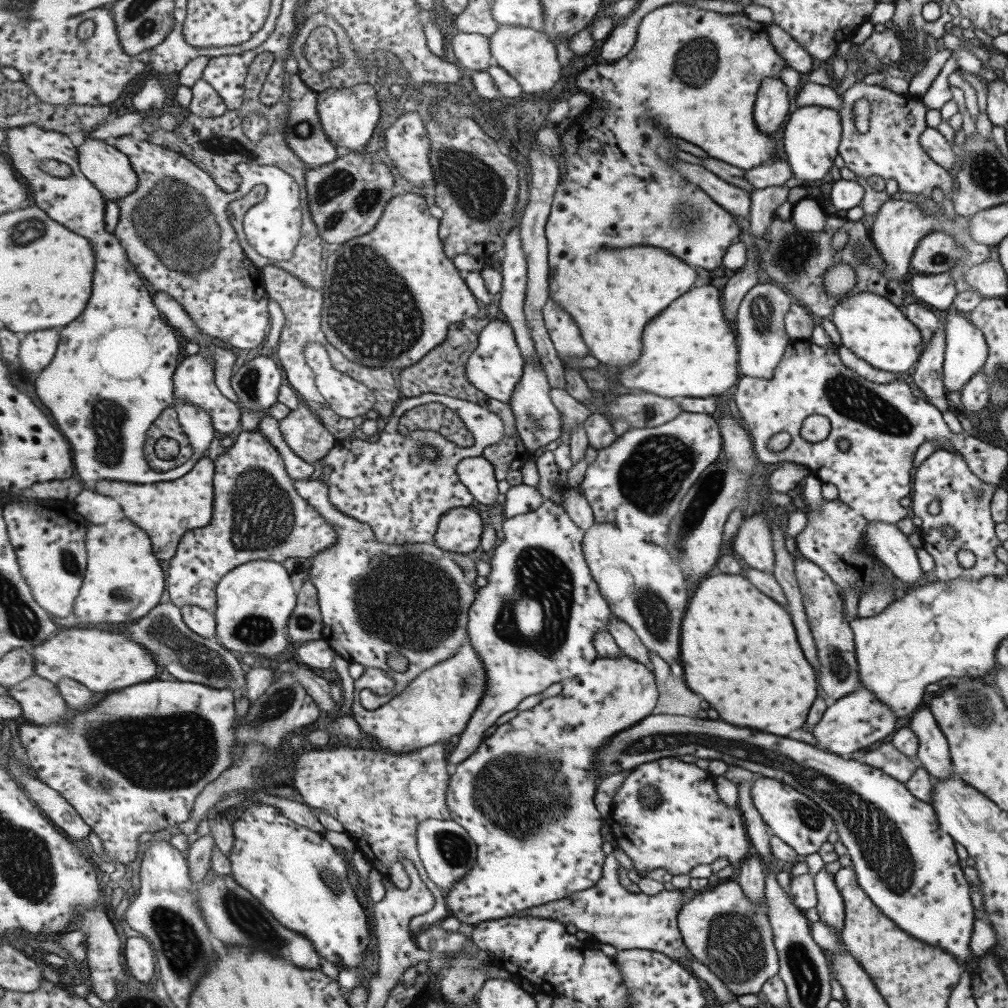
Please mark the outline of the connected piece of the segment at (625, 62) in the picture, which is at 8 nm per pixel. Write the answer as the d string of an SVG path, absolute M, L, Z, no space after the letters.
M682 3L665 4L651 12L647 12L641 20L639 20L639 27L637 33L637 42L633 50L613 62L605 64L593 65L585 67L578 75L579 88L581 92L587 93L595 99L601 99L605 102L604 105L593 103L588 106L577 118L574 118L572 125L568 128L568 132L561 140L561 146L565 151L566 158L566 173L553 196L553 206L551 206L551 214L549 223L546 226L547 250L549 250L549 278L551 274L555 274L555 270L571 270L571 266L575 266L575 262L583 262L583 266L589 266L589 258L595 256L595 252L599 250L607 250L607 248L627 248L627 246L657 246L663 250L671 250L673 254L679 254L683 262L690 263L691 266L699 267L699 270L715 270L722 266L722 258L724 250L728 244L733 244L741 238L739 224L733 220L732 215L721 206L715 204L700 188L691 184L688 180L683 180L680 174L675 172L672 164L667 160L671 160L673 156L667 154L667 142L665 138L661 138L663 133L657 131L655 124L659 124L675 138L681 138L689 144L699 146L703 152L707 152L707 156L711 158L719 158L728 165L736 166L737 168L749 170L756 166L761 166L769 162L775 154L775 142L771 135L765 136L755 128L753 116L751 116L751 108L753 108L753 100L755 100L755 92L759 88L759 82L763 78L775 76L781 78L780 72L789 67L785 61L773 50L771 43L767 39L765 33L765 25L762 22L751 21L743 13L735 14L717 14L715 12L708 12L707 10L698 10L693 6L685 6Z

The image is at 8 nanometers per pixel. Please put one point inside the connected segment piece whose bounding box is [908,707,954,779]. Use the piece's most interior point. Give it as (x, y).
(932, 754)

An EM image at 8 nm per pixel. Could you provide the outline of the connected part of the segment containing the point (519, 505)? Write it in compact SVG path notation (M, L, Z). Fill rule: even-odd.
M527 484L511 487L504 498L504 518L513 518L519 514L533 512L543 504L546 498L545 493Z

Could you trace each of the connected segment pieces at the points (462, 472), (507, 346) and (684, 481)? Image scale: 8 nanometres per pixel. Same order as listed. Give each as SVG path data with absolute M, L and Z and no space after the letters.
M485 456L465 458L459 464L458 475L481 505L492 505L502 499L495 467Z
M501 316L491 319L478 334L479 344L467 363L467 378L471 384L491 398L509 403L517 384L524 375L523 357L520 355L514 328Z
M683 411L671 421L655 427L629 428L615 444L597 450L596 461L588 466L579 489L593 507L596 520L617 524L623 530L625 540L654 542L665 552L665 535L672 516L677 513L682 498L702 471L721 458L721 435L717 420L710 415Z

